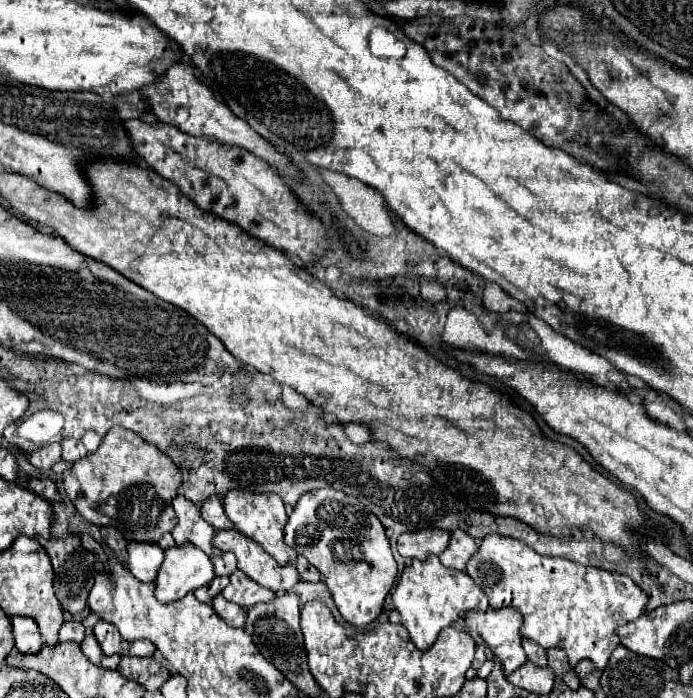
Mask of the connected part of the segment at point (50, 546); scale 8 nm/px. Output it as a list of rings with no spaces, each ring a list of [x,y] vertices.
[[[63,535],[63,537],[51,537],[51,539],[37,537],[37,541],[45,547],[47,555],[51,557],[51,563],[55,569],[55,593],[57,593],[63,609],[73,615],[83,611],[87,605],[89,591],[93,587],[95,561],[97,561],[95,555],[83,547],[79,535]]]

